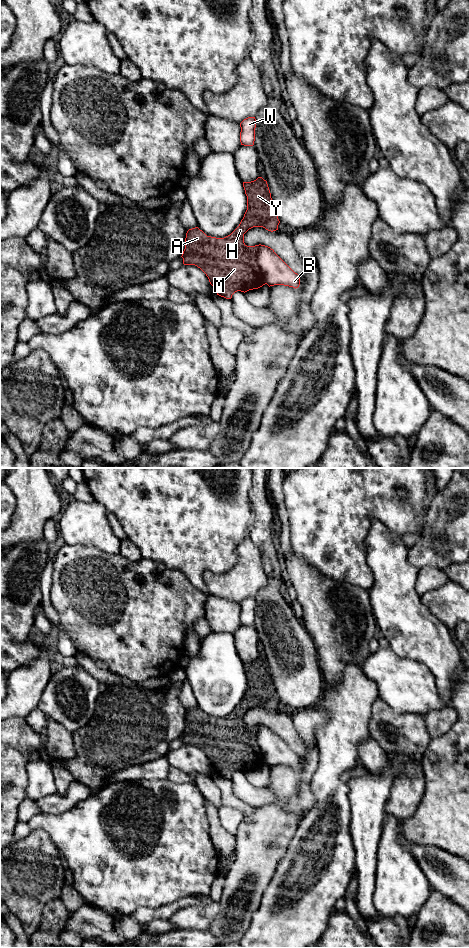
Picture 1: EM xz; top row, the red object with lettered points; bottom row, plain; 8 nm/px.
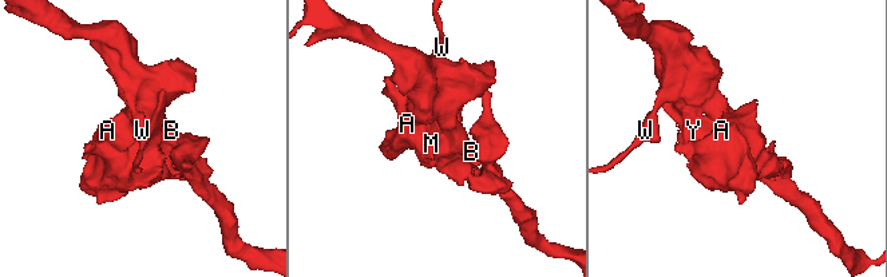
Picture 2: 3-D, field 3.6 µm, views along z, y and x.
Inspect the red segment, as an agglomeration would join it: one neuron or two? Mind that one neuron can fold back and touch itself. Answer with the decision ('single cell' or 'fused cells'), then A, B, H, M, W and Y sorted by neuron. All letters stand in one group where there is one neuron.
single cell; A B H M W Y

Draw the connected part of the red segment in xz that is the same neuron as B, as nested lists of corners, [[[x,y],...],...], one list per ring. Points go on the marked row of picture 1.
[[[258,177],[251,182],[243,182],[247,196],[247,210],[239,226],[228,236],[216,238],[207,236],[198,227],[189,229],[185,238],[185,249],[182,254],[184,265],[195,265],[208,277],[210,284],[217,295],[231,299],[237,292],[247,292],[258,289],[267,284],[284,285],[298,288],[300,277],[268,246],[247,246],[244,243],[244,234],[253,227],[263,227],[268,231],[278,230],[280,223],[267,181]]]

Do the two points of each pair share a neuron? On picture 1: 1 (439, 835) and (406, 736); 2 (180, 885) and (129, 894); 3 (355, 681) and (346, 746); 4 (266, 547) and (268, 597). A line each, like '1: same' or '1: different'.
1: different
2: same
3: same
4: same

